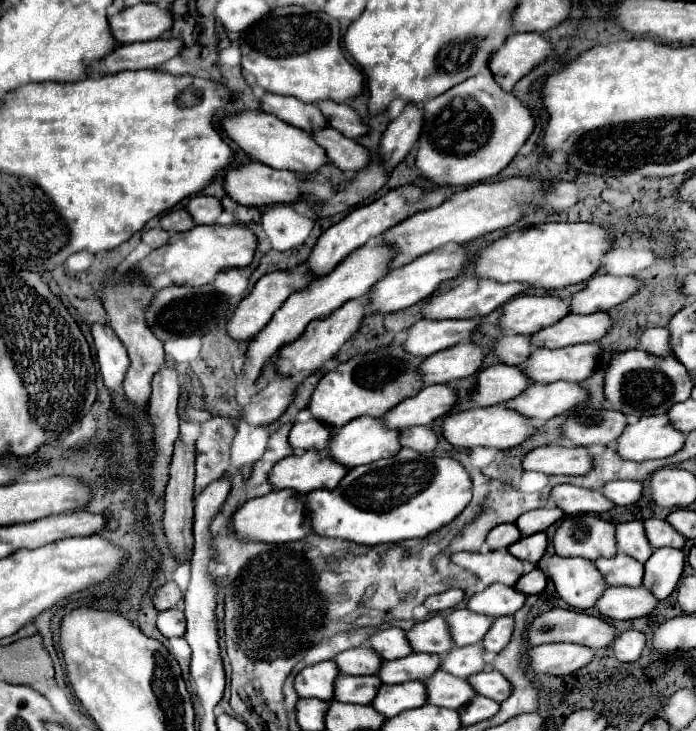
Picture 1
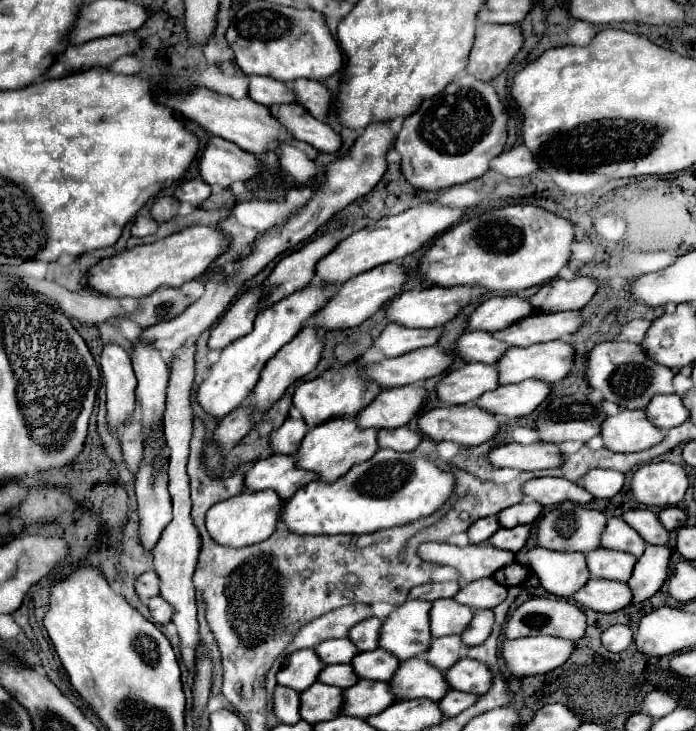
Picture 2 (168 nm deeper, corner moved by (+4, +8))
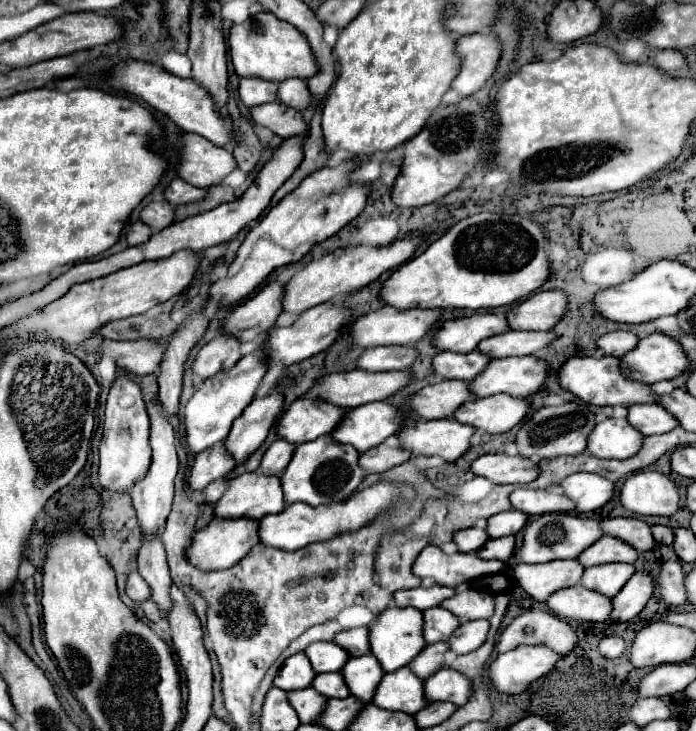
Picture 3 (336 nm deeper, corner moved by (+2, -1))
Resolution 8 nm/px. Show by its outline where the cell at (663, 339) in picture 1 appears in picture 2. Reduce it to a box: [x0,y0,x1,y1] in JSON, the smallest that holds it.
[614,320,652,344]

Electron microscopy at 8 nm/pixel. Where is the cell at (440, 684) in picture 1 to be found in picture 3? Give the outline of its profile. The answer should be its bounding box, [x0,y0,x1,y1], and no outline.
[372,667,430,715]

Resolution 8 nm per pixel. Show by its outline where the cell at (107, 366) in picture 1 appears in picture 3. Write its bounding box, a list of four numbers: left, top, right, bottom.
[100,371,150,491]

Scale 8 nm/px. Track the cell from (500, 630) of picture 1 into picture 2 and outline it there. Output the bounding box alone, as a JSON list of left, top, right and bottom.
[460,610,494,646]

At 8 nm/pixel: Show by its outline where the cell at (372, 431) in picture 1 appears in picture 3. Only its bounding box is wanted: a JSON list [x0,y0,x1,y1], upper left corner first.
[280,435,366,507]

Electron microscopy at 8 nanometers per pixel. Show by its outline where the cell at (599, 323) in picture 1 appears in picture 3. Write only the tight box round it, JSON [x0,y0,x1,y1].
[478,331,556,359]

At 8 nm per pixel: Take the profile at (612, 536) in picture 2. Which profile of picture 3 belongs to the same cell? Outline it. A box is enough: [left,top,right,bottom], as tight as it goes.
[578,535,638,567]

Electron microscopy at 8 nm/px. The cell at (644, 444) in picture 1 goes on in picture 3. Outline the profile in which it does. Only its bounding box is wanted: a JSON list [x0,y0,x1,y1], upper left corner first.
[588,419,644,459]

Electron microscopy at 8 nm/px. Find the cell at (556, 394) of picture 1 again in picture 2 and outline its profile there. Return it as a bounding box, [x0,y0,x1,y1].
[474,380,550,418]

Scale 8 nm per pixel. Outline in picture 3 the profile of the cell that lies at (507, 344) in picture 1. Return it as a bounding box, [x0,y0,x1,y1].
[434,351,492,379]

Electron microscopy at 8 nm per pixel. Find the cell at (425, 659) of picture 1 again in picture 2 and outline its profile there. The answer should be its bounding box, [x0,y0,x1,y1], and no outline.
[350,648,400,682]

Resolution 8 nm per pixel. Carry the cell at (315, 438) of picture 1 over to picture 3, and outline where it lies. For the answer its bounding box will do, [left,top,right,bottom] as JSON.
[260,439,294,475]

